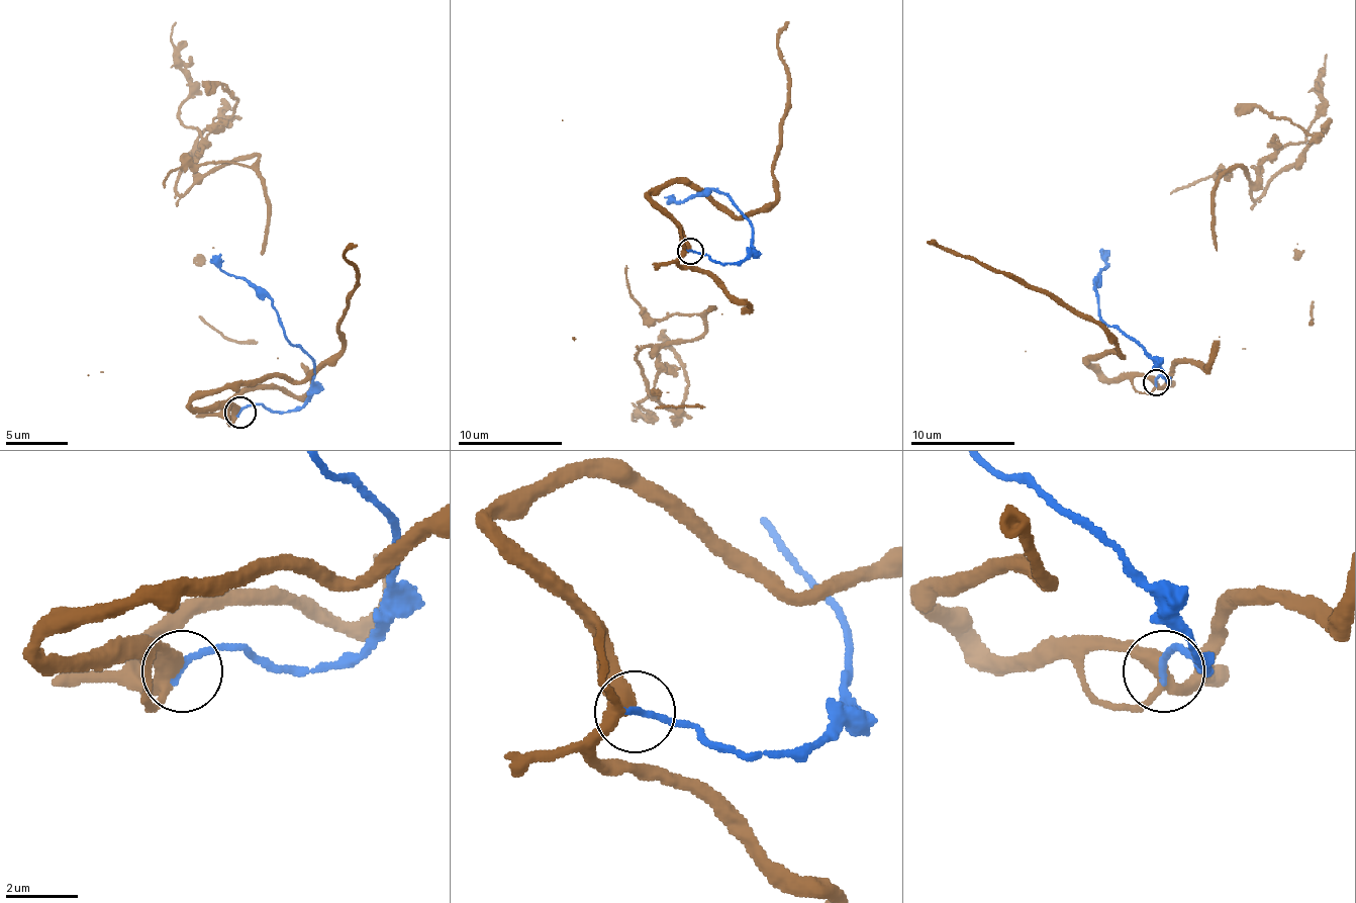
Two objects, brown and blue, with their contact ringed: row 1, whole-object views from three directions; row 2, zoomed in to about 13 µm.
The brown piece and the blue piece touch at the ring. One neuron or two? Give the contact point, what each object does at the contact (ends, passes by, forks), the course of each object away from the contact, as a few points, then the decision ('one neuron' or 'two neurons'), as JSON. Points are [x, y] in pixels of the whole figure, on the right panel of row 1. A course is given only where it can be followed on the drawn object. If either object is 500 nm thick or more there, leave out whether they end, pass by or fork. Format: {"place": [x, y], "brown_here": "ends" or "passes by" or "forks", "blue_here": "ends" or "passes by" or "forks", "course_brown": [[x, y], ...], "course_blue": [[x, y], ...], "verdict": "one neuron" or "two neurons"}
{"place": [1156, 382], "brown_here": "forks", "blue_here": "ends", "course_brown": [[1155, 383], [1179, 362], [1205, 367], [1219, 341], [1216, 184], [1239, 166], [1257, 197], [1313, 143], [1234, 111]], "course_blue": [[1155, 383], [1161, 375], [1168, 380], [1168, 378], [1132, 341], [1100, 318], [1095, 289], [1105, 268], [1108, 250]], "verdict": "one neuron"}

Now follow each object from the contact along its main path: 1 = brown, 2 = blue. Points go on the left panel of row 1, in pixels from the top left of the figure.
1: (239, 413), (233, 400), (295, 394), (311, 376), (277, 357), (258, 161), (177, 192), (236, 102), (205, 89)
2: (239, 413), (255, 403), (298, 407), (308, 397), (314, 363), (283, 336), (271, 301), (211, 255)

